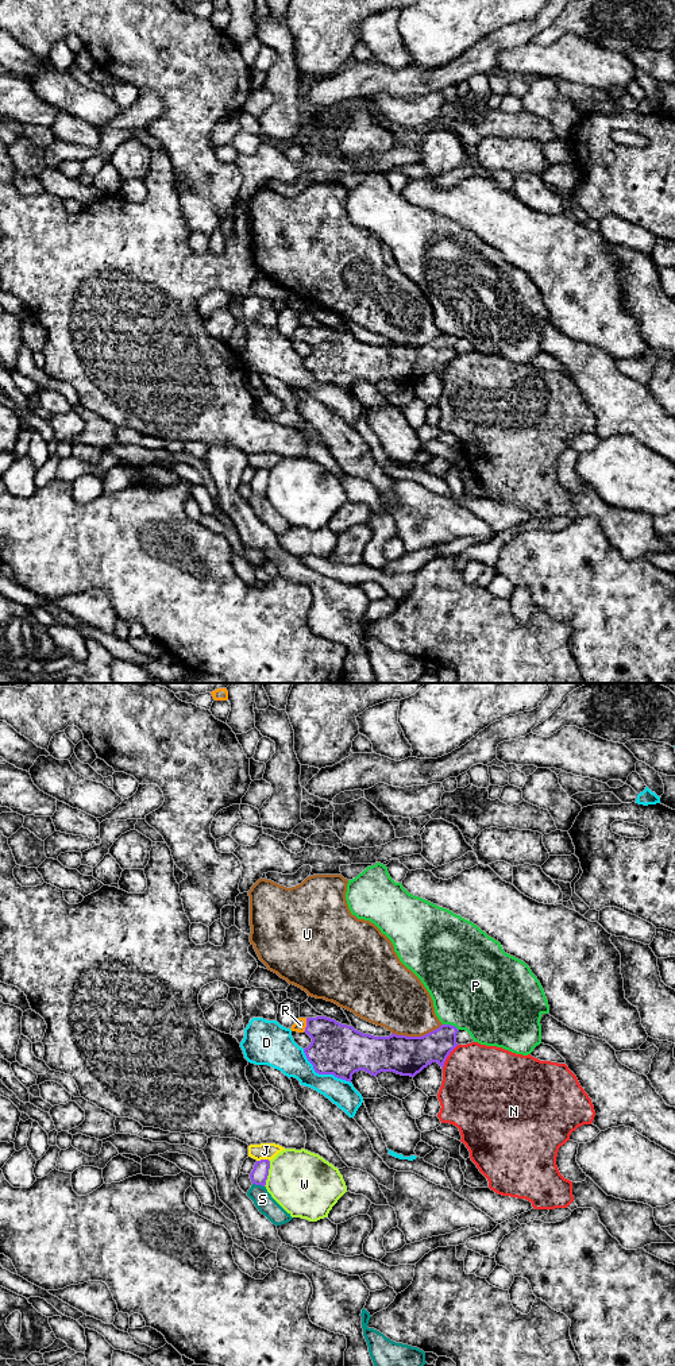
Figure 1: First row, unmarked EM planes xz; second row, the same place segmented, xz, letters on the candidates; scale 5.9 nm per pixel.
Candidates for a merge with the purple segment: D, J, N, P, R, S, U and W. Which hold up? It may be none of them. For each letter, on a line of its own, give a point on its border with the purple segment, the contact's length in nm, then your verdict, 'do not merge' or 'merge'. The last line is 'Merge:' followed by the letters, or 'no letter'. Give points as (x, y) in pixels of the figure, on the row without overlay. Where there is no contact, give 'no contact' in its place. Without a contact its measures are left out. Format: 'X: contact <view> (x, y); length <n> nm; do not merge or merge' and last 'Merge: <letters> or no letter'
D: contact xz (321, 382); length 360 nm; do not merge
J: contact xz (262, 469); length 80 nm; do not merge
N: contact xz (447, 365); length 170 nm; do not merge
P: contact xz (450, 334); length 100 nm; do not merge
R: contact xz (307, 334); length 90 nm; merge
S: contact xz (258, 493); length 80 nm; do not merge
U: contact xz (416, 346); length 300 nm; do not merge
W: contact xz (267, 482); length 160 nm; do not merge
Merge: R

